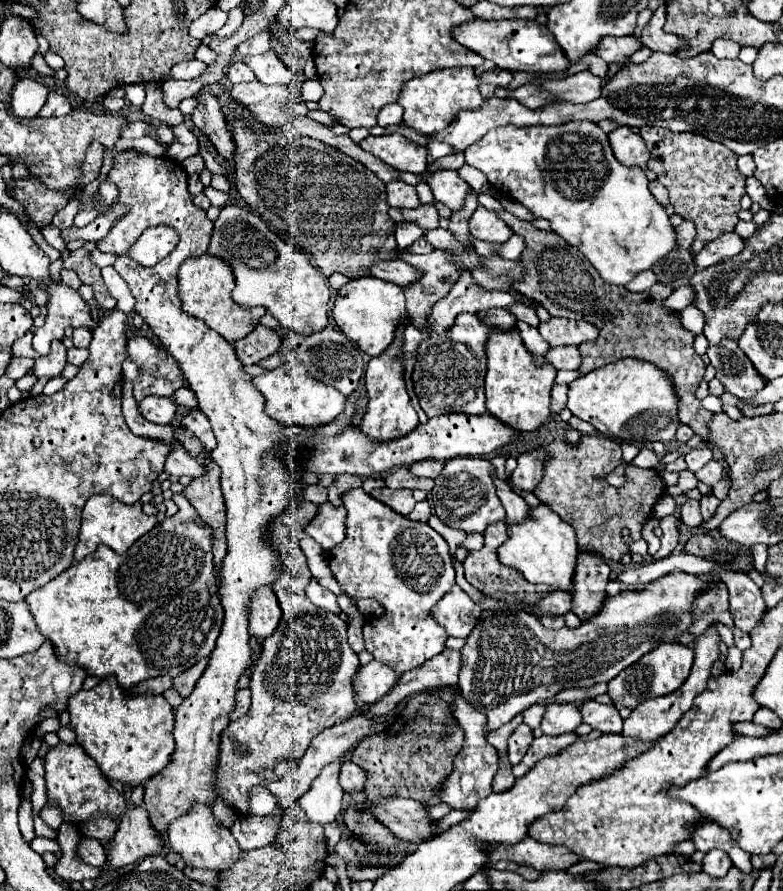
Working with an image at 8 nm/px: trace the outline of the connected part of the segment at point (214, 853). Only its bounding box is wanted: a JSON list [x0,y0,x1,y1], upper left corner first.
[168,805,242,873]

